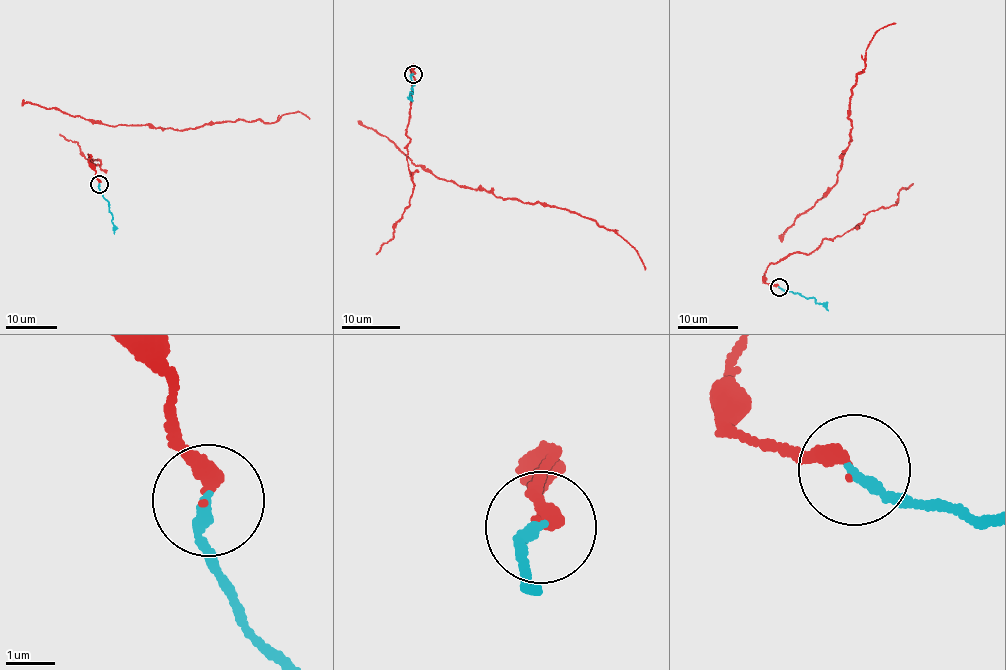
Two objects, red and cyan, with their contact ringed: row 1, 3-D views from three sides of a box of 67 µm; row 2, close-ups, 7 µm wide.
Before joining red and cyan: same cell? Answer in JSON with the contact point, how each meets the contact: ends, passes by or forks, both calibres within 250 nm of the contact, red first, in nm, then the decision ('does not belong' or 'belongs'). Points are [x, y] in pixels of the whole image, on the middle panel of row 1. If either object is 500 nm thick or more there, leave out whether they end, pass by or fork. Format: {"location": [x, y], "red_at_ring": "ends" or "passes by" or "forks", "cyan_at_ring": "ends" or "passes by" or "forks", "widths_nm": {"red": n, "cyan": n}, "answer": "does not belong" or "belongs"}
{"location": [413, 74], "red_at_ring": "ends", "cyan_at_ring": "ends", "widths_nm": {"red": 240, "cyan": 200}, "answer": "belongs"}

